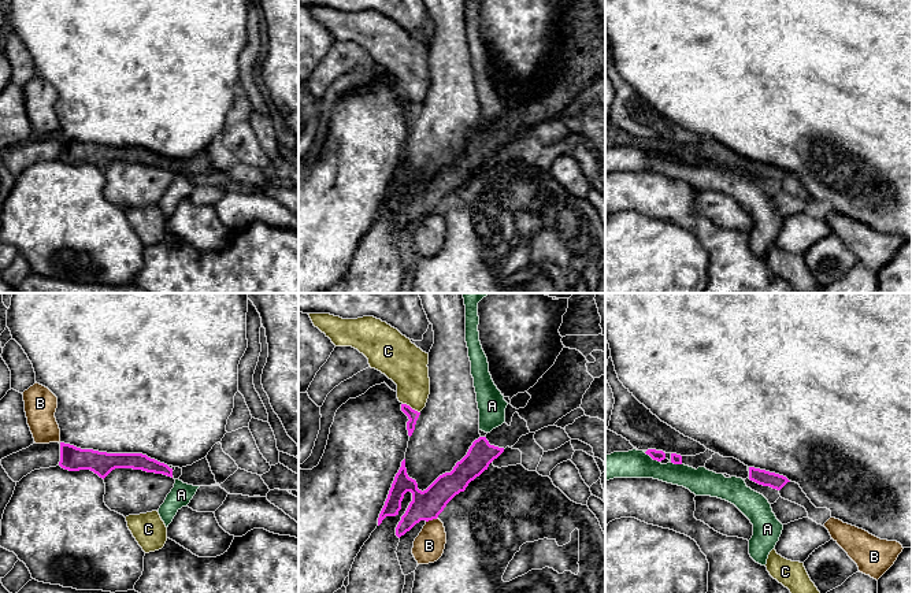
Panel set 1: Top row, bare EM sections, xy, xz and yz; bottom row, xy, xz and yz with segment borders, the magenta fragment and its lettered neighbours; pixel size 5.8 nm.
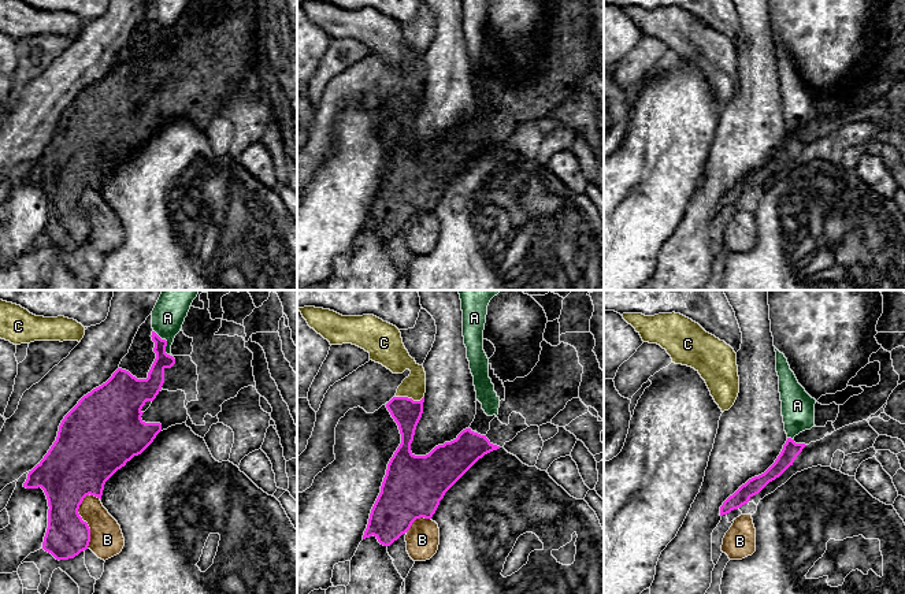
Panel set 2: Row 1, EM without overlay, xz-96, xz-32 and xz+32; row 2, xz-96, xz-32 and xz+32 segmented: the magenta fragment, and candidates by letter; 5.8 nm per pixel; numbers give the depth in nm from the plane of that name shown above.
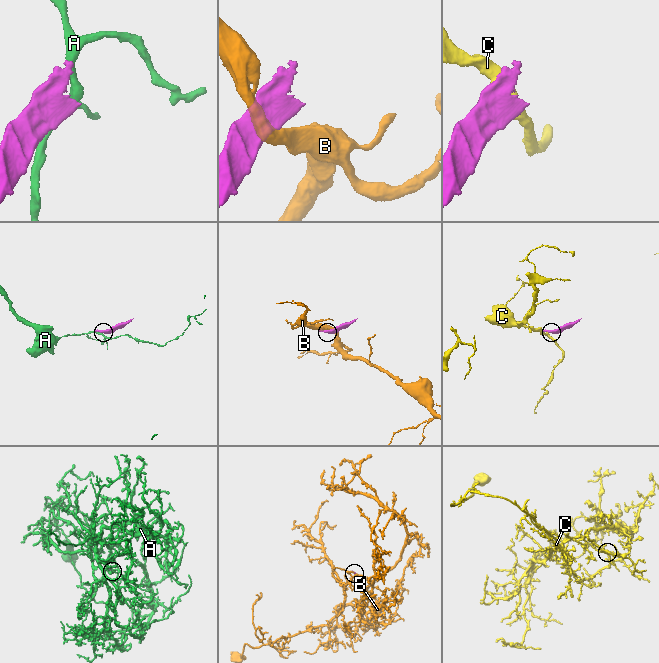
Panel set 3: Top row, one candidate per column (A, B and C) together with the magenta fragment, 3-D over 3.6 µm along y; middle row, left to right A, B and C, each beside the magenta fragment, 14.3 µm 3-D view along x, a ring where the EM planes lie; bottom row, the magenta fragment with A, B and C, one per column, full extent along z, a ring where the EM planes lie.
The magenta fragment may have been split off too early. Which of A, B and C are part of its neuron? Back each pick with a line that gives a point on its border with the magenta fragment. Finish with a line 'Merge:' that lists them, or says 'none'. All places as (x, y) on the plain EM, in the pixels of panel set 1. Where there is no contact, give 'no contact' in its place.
Merge: none

